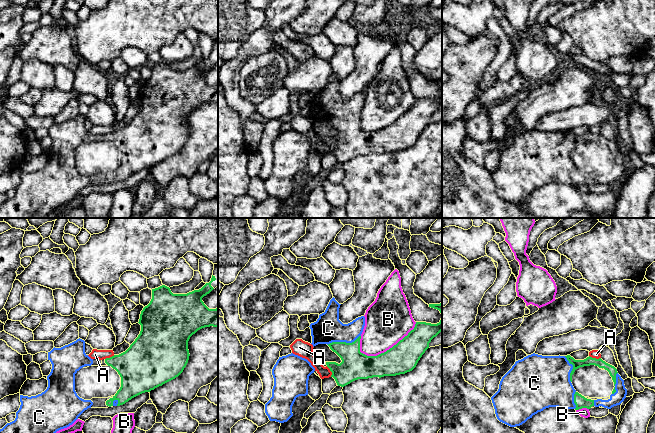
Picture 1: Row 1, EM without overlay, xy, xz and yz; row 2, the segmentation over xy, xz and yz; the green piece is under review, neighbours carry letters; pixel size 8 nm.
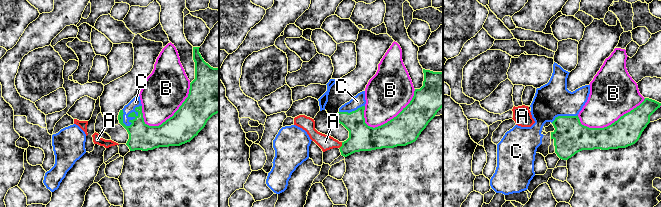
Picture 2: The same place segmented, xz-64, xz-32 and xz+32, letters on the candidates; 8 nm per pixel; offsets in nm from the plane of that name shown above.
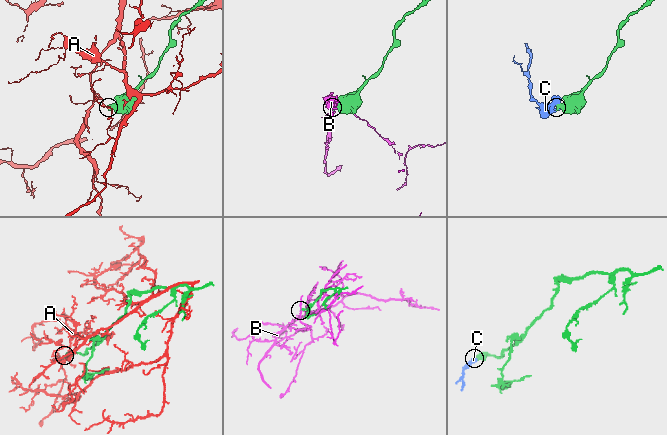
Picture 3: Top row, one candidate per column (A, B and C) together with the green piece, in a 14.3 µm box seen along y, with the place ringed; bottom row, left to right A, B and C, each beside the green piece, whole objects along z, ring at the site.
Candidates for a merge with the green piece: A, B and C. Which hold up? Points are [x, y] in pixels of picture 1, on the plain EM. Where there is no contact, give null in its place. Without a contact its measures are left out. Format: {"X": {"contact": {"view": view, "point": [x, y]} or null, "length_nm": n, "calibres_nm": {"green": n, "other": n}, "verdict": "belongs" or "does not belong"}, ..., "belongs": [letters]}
{"A": {"contact": {"view": "yz", "point": [595, 134]}, "length_nm": 100, "calibres_nm": {"green": 70, "other": 70}, "verdict": "does not belong"}, "B": {"contact": {"view": "xz", "point": [390, 124]}, "length_nm": 500, "calibres_nm": {"green": 240, "other": 380}, "verdict": "does not belong"}, "C": {"contact": {"view": "xz", "point": [343, 118]}, "length_nm": 280, "calibres_nm": {"green": 220, "other": 220}, "verdict": "belongs"}, "belongs": ["C"]}

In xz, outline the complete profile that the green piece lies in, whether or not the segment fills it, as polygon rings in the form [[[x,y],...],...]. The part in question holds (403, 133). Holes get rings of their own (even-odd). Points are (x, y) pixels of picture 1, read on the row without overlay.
[[[333,73],[325,88],[319,91],[316,98],[310,100],[312,121],[327,120],[342,136],[340,140],[336,138],[326,138],[327,143],[332,148],[338,162],[344,163],[358,155],[368,155],[373,153],[396,152],[412,147],[422,131],[429,124],[429,119],[442,107],[442,94],[439,99],[431,100],[426,98],[416,98],[415,103],[407,112],[396,121],[377,132],[367,132],[360,128],[360,115],[365,102],[365,93],[361,92],[348,100],[343,100],[339,96],[340,81]]]

